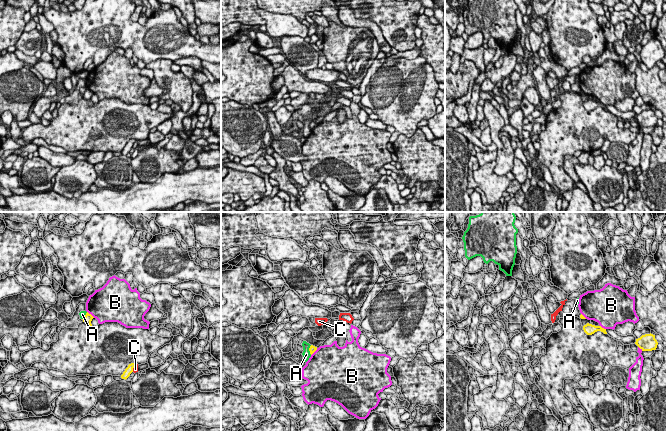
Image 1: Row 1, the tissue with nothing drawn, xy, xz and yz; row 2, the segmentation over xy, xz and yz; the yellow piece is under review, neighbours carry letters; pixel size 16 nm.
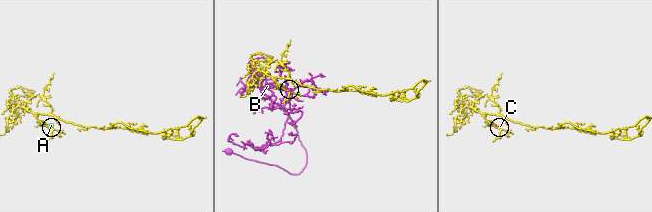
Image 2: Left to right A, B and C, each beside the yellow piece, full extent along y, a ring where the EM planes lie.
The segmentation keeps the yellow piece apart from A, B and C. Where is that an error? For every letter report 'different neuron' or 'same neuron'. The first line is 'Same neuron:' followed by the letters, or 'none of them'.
Same neuron: none of them
A: different neuron
B: different neuron
C: different neuron

